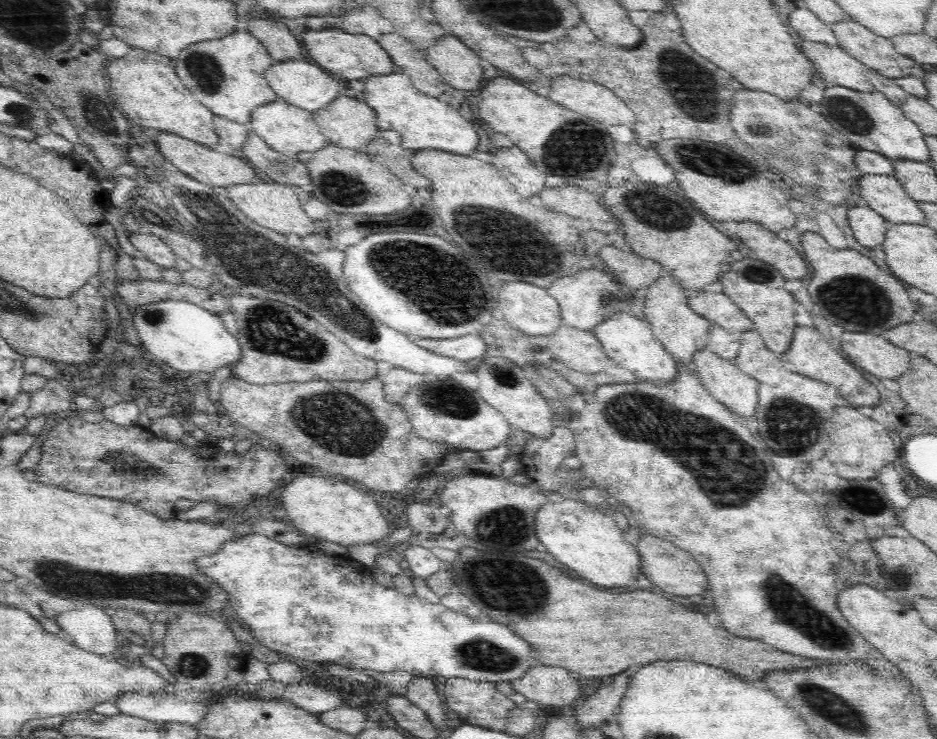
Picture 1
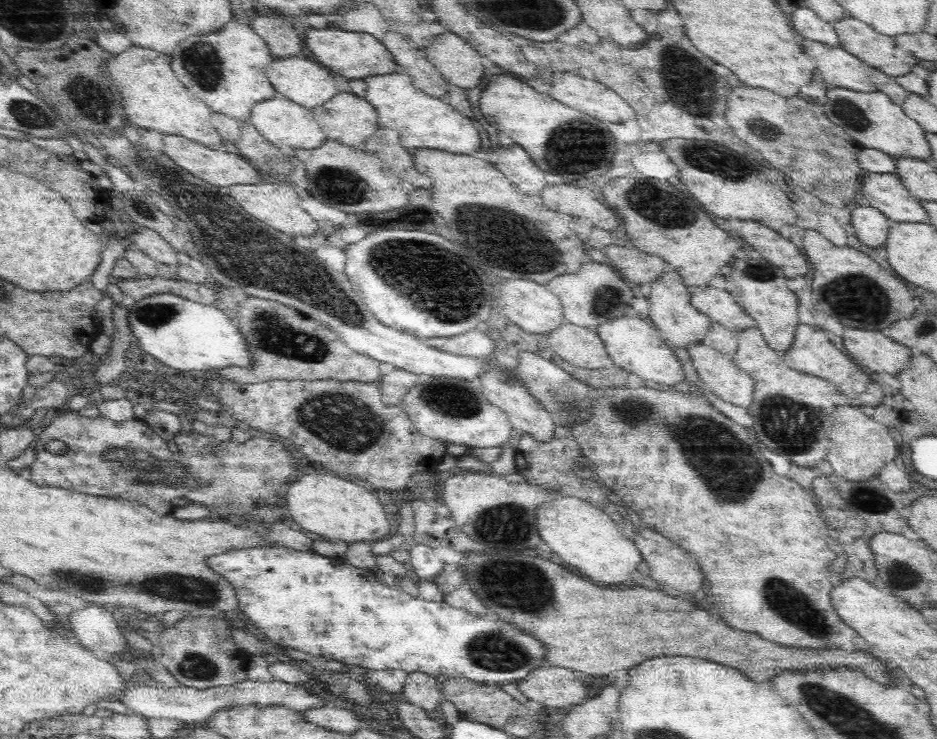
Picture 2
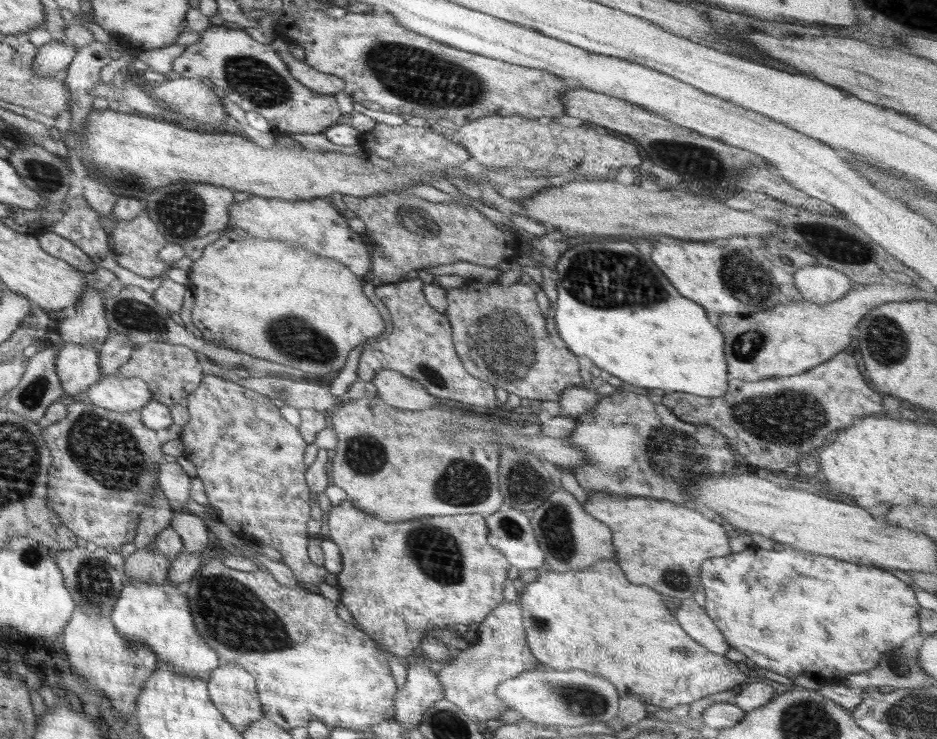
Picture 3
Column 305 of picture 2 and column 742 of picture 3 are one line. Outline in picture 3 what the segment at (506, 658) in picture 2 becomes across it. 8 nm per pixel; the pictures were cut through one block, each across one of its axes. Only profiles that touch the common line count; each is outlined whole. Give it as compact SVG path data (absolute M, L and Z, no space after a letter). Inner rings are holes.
M785 545L780 551L756 548L758 550L743 550L705 560L700 568L700 577L706 596L704 610L714 621L715 628L720 629L730 648L744 652L762 669L792 680L796 674L806 675L806 672L817 676L826 674L830 678L866 672L878 666L887 650L900 648L905 640L920 633L918 612L921 607L914 590L889 571L800 552L790 545Z

